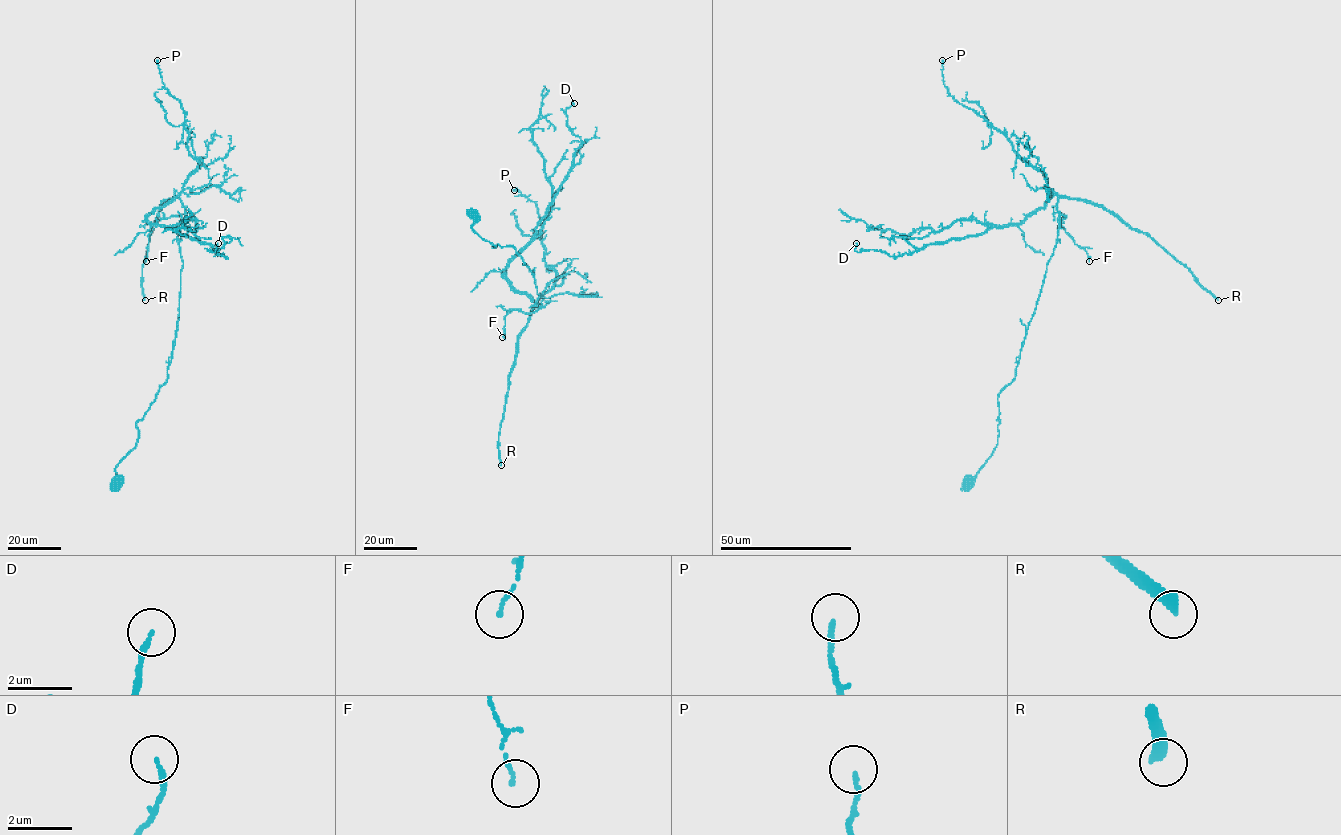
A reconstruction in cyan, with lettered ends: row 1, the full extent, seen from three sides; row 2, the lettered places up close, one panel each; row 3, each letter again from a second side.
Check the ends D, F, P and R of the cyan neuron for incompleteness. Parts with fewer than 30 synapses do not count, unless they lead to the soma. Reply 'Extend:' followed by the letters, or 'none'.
Extend: R

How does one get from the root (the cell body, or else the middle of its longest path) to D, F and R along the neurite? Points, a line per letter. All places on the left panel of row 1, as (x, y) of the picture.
D: (115, 483), (167, 379), (179, 314), (183, 203), (147, 217), (224, 256), (208, 250), (218, 243)
F: (115, 483), (115, 467), (136, 445), (136, 424), (167, 377), (184, 214), (155, 223), (146, 261)
R: (115, 483), (167, 377), (178, 197), (152, 226), (145, 300)

